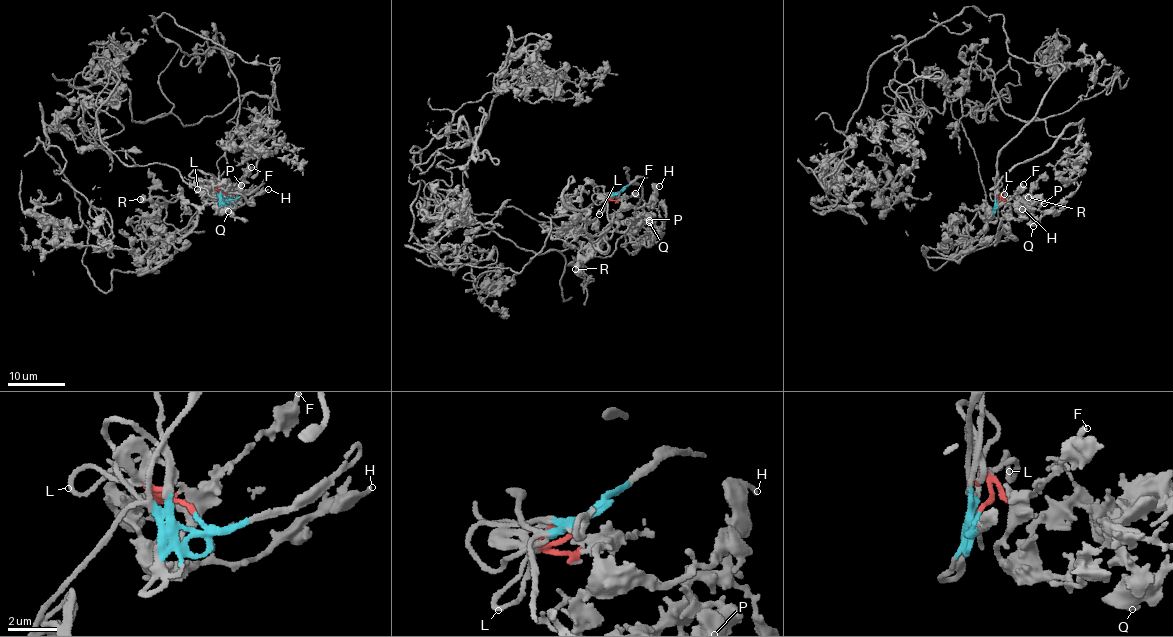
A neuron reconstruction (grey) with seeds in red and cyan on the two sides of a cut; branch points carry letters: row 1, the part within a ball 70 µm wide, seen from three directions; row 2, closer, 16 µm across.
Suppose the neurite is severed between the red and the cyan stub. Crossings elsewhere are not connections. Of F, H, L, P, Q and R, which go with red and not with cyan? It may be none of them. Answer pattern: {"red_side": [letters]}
{"red_side": ["F", "H", "L", "P", "Q"]}

